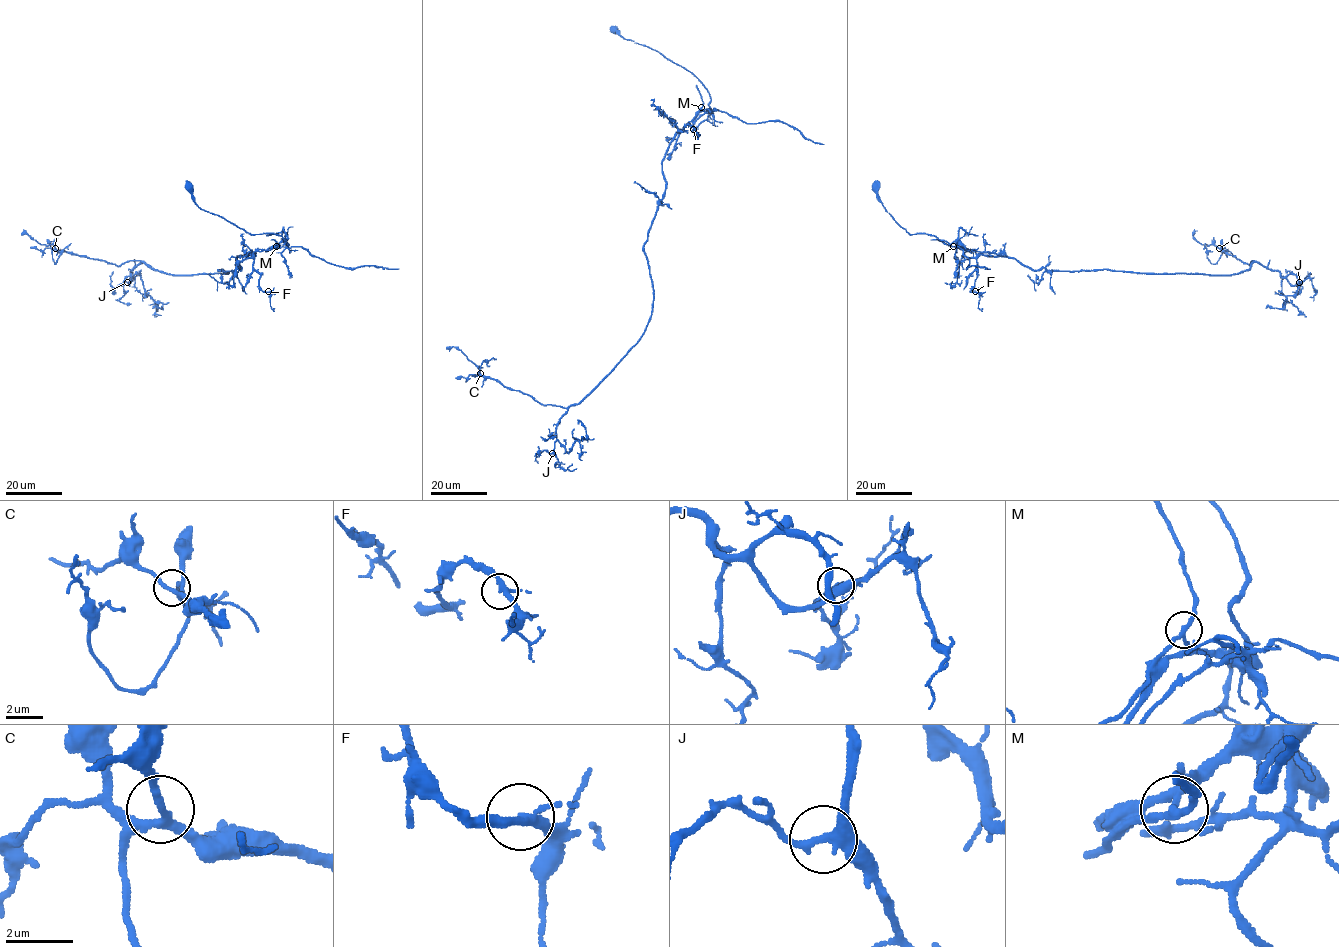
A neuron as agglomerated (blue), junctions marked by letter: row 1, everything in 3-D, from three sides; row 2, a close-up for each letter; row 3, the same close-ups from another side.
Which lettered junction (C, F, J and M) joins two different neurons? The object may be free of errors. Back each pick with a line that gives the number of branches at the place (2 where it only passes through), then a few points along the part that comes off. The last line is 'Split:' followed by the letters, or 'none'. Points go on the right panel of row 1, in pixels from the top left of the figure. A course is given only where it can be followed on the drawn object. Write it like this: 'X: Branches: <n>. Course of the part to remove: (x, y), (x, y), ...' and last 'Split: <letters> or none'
M: Branches: 3. Course of the part to remove: (954, 246), (956, 240), (949, 244), (933, 236), (910, 234), (885, 210), (878, 197), (875, 180)
Split: M

